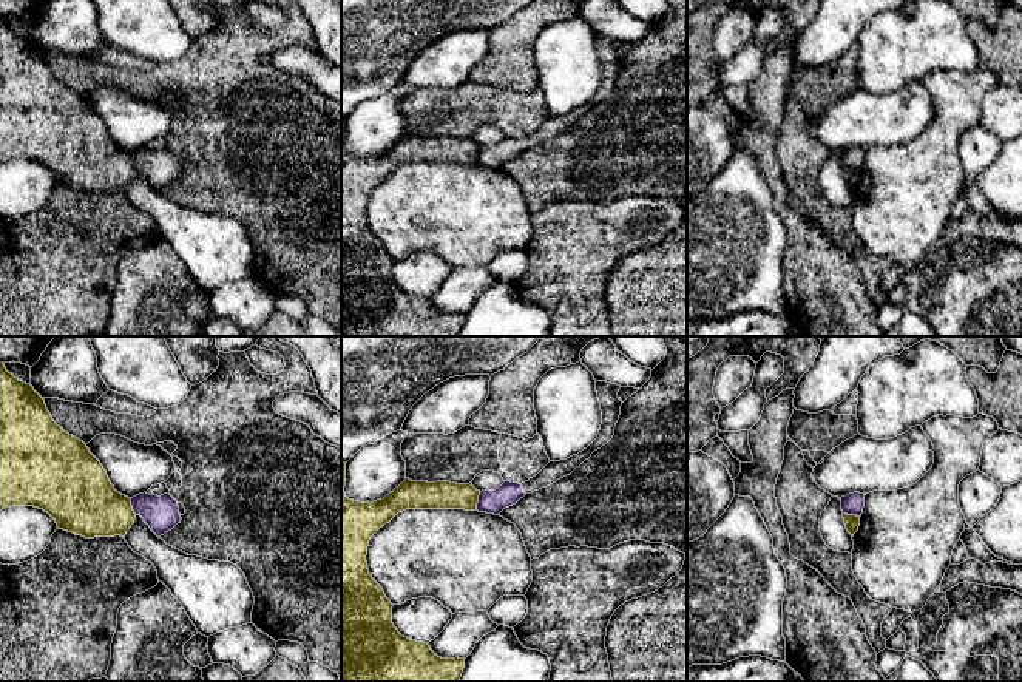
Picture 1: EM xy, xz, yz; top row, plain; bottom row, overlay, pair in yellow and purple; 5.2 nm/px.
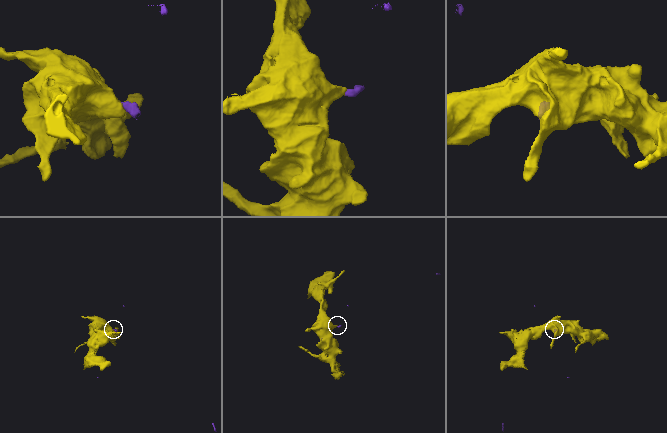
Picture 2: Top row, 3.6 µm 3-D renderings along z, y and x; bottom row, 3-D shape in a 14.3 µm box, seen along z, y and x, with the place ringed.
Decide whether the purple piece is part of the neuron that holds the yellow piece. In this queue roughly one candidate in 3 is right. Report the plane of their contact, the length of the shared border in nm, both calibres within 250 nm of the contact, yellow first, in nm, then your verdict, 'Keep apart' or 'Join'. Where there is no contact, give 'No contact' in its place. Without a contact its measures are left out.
Touches yellow in xz. Shared border 100 nm. Thickness 140 nm (yellow) against 130 nm. Keep apart

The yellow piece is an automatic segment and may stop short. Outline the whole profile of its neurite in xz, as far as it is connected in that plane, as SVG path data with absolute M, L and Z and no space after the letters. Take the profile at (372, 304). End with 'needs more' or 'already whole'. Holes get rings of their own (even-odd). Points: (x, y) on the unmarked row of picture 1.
M341 117L341 336L460 336L465 313L442 313L428 298L411 295L398 287L392 278L392 258L383 242L372 233L367 224L367 201L371 191L406 164L465 164L475 165L480 145L472 137L457 139L451 136L412 136L406 133L383 154L360 157L349 154L344 147L346 117Z; already whole

